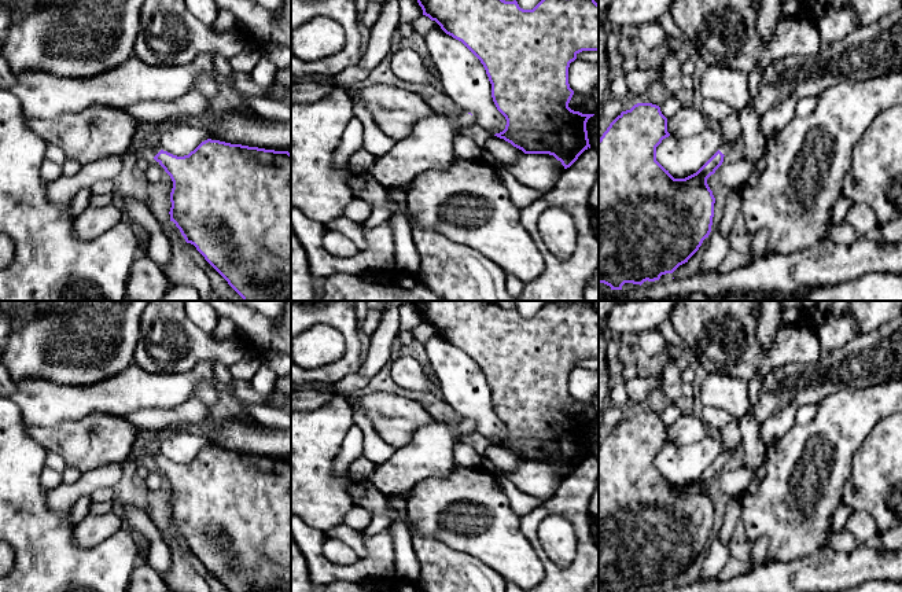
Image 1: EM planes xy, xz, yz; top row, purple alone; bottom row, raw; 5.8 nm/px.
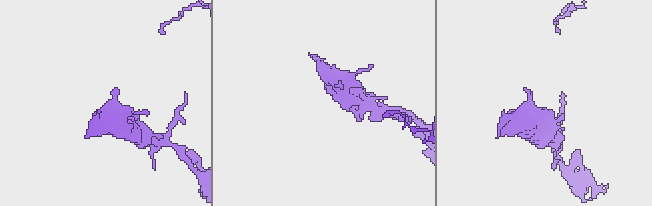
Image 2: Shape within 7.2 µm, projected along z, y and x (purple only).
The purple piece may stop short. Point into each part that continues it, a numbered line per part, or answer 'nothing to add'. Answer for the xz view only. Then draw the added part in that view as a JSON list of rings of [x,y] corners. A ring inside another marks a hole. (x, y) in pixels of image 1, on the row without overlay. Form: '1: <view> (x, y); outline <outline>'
1: xz (430, 451); outline [[[464,419],[421,424],[408,445],[375,466],[369,482],[389,497],[413,489],[423,479],[448,477],[457,466],[454,445],[474,430],[474,423]]]

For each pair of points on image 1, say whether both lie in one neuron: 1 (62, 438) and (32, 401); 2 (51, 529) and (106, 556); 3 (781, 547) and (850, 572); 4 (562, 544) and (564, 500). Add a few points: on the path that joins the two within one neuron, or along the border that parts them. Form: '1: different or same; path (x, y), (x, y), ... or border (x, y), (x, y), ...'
1: different; border (84, 416), (51, 426), (28, 426)
2: same; path (65, 543), (78, 556), (92, 556)
3: different; border (827, 545), (801, 558), (773, 562)
4: different; border (540, 522), (562, 514), (573, 525), (578, 545)

